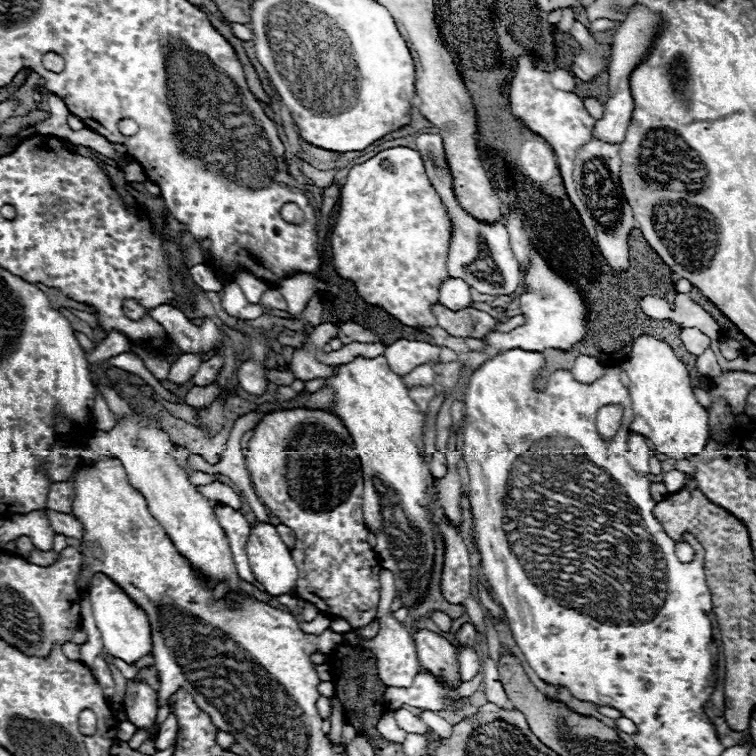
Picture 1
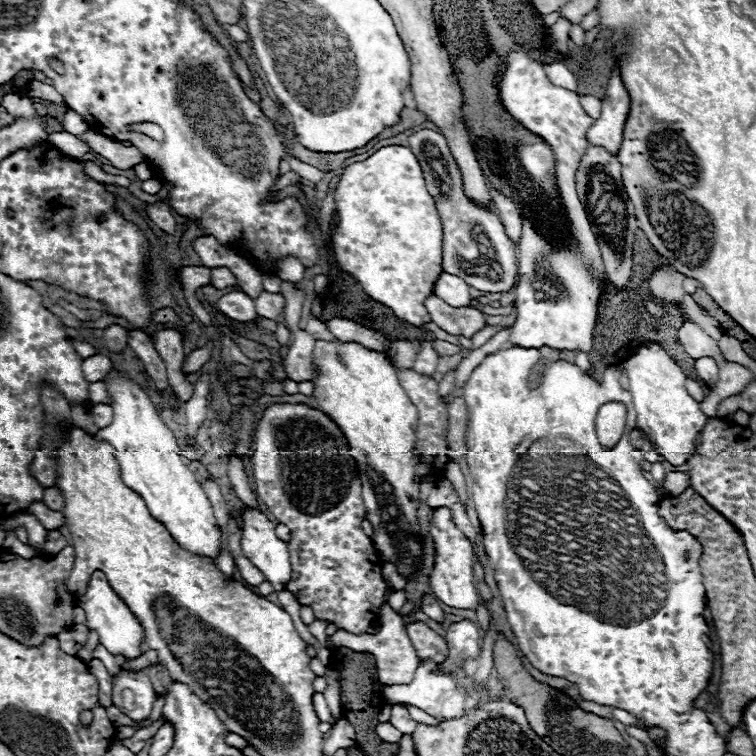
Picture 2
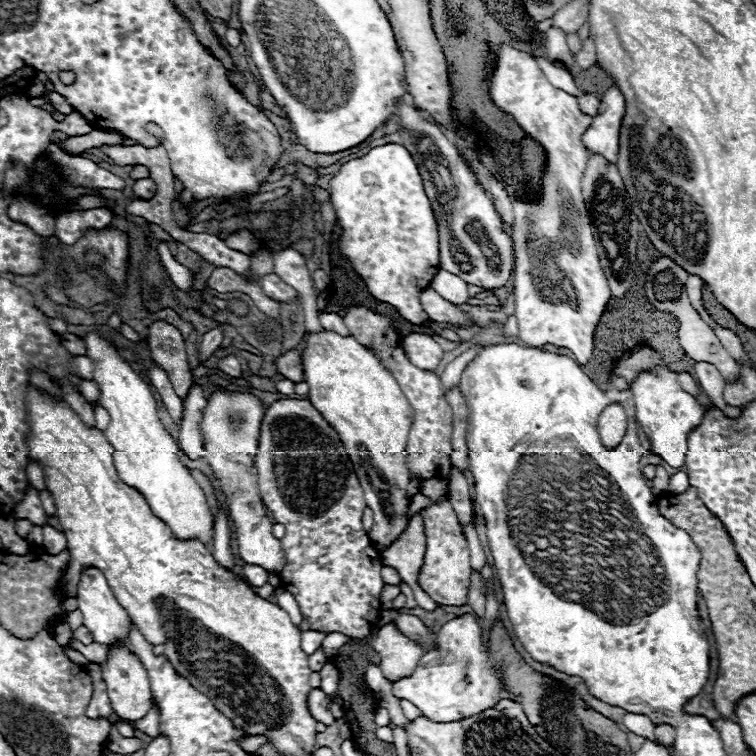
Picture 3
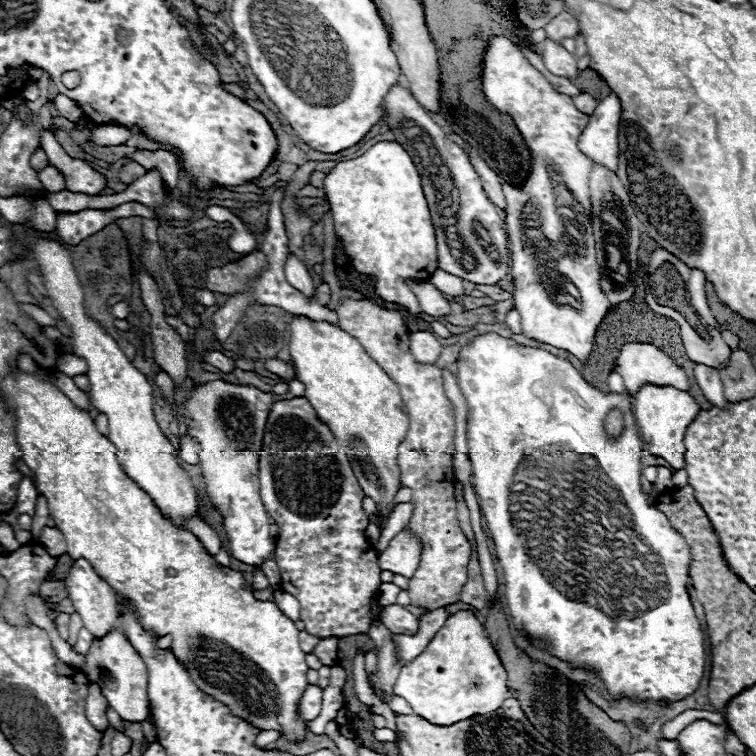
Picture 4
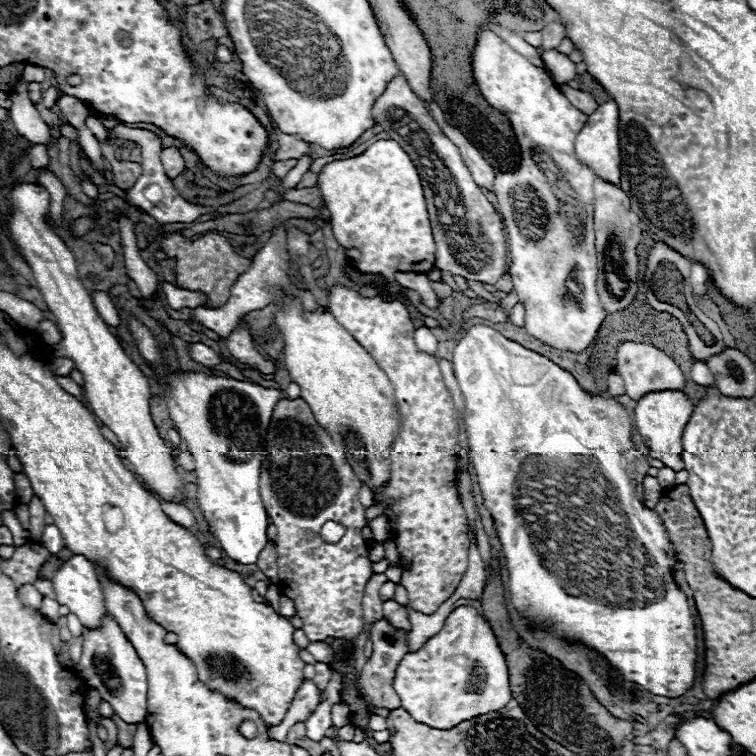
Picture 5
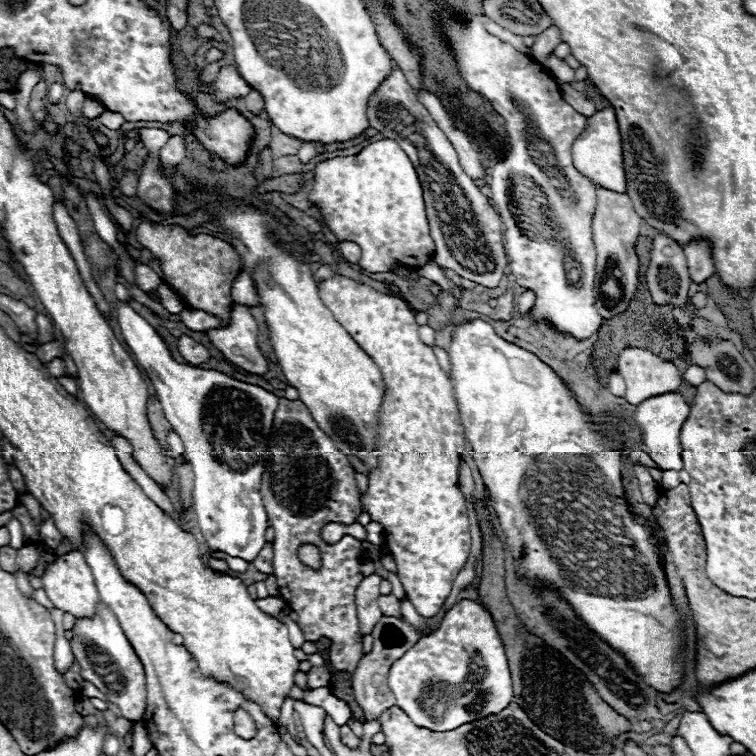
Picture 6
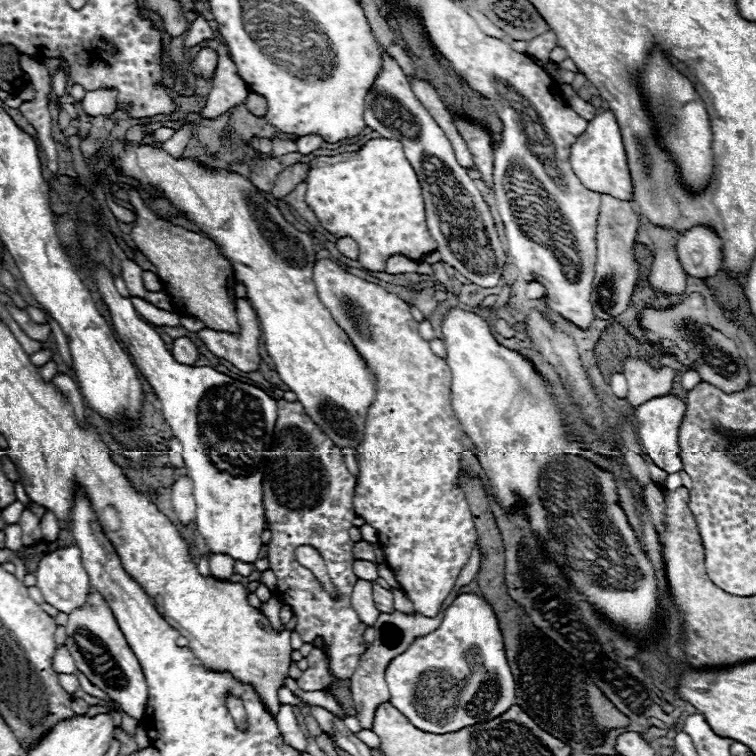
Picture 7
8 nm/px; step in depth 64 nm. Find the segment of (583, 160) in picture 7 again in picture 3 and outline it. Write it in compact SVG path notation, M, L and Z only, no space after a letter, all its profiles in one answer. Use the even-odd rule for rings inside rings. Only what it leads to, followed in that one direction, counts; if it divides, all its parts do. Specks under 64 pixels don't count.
M612 86L602 96L598 114L592 118L590 128L582 134L584 148L592 154L600 154L610 164L616 164L618 160L618 138L624 110L626 110L624 96L616 86Z

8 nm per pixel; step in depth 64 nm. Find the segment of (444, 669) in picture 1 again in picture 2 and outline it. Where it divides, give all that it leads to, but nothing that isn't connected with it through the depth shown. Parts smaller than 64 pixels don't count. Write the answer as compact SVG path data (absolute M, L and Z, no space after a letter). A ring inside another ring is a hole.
M406 622L404 628L422 660L434 658L436 662L442 662L448 656L448 646L446 646L444 638L438 636L436 632L432 632L424 622Z

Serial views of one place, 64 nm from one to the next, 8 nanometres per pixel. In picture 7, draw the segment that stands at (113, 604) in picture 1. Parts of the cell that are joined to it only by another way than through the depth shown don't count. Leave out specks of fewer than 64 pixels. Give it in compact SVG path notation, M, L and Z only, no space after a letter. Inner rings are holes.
M78 546L58 548L58 550L52 550L52 552L46 552L40 558L34 576L36 576L36 588L40 588L44 600L50 606L54 606L56 610L66 612L66 614L70 614L76 606L80 606L86 600L86 594L90 590L90 578L86 574L84 566L82 566Z

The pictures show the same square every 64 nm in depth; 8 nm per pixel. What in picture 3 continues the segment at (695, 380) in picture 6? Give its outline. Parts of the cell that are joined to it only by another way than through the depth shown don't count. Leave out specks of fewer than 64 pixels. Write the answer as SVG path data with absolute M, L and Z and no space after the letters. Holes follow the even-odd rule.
M696 362L696 368L694 368L694 376L696 376L696 382L700 384L700 388L704 390L704 394L710 398L710 402L714 402L724 414L728 416L738 416L740 410L734 408L734 406L728 406L722 398L722 392L724 392L724 378L722 374L712 366L712 364L706 364L706 362Z

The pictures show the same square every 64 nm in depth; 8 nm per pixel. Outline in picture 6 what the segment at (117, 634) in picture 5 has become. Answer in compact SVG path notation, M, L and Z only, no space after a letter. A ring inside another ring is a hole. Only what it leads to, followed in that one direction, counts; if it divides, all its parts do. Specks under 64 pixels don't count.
M102 602L96 604L96 614L92 618L76 618L70 638L72 654L82 668L84 680L92 682L100 692L104 692L110 702L120 706L122 718L130 722L140 722L146 712L146 676L144 666L138 660L132 644L126 640L116 616Z

